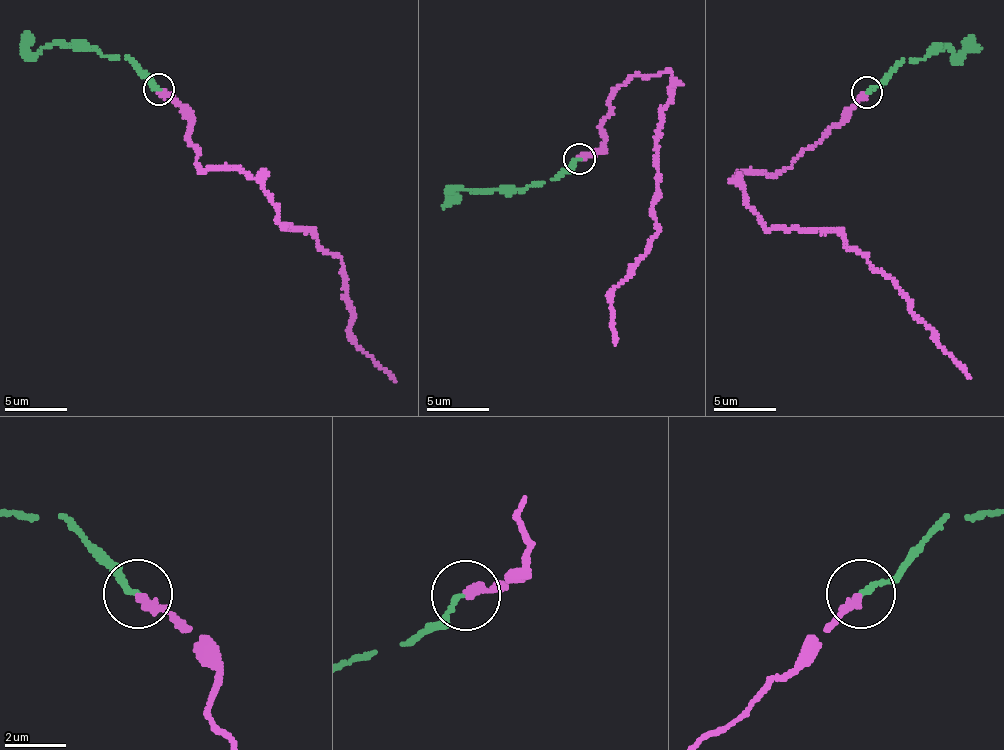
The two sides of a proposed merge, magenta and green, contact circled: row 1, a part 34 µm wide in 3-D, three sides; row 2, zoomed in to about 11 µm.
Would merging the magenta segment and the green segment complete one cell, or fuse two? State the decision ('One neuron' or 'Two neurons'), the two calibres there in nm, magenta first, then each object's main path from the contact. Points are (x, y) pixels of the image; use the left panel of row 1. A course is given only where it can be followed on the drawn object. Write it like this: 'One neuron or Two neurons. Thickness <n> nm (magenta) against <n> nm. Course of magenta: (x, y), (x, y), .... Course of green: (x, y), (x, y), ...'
One neuron. Thickness 240 nm (magenta) against 160 nm. Course of magenta: (161, 90), (187, 114), (202, 170), (251, 175), (281, 226), (308, 227), (341, 260), (353, 343), (395, 381). Course of green: (158, 90), (126, 56), (58, 44), (33, 54), (26, 32)

